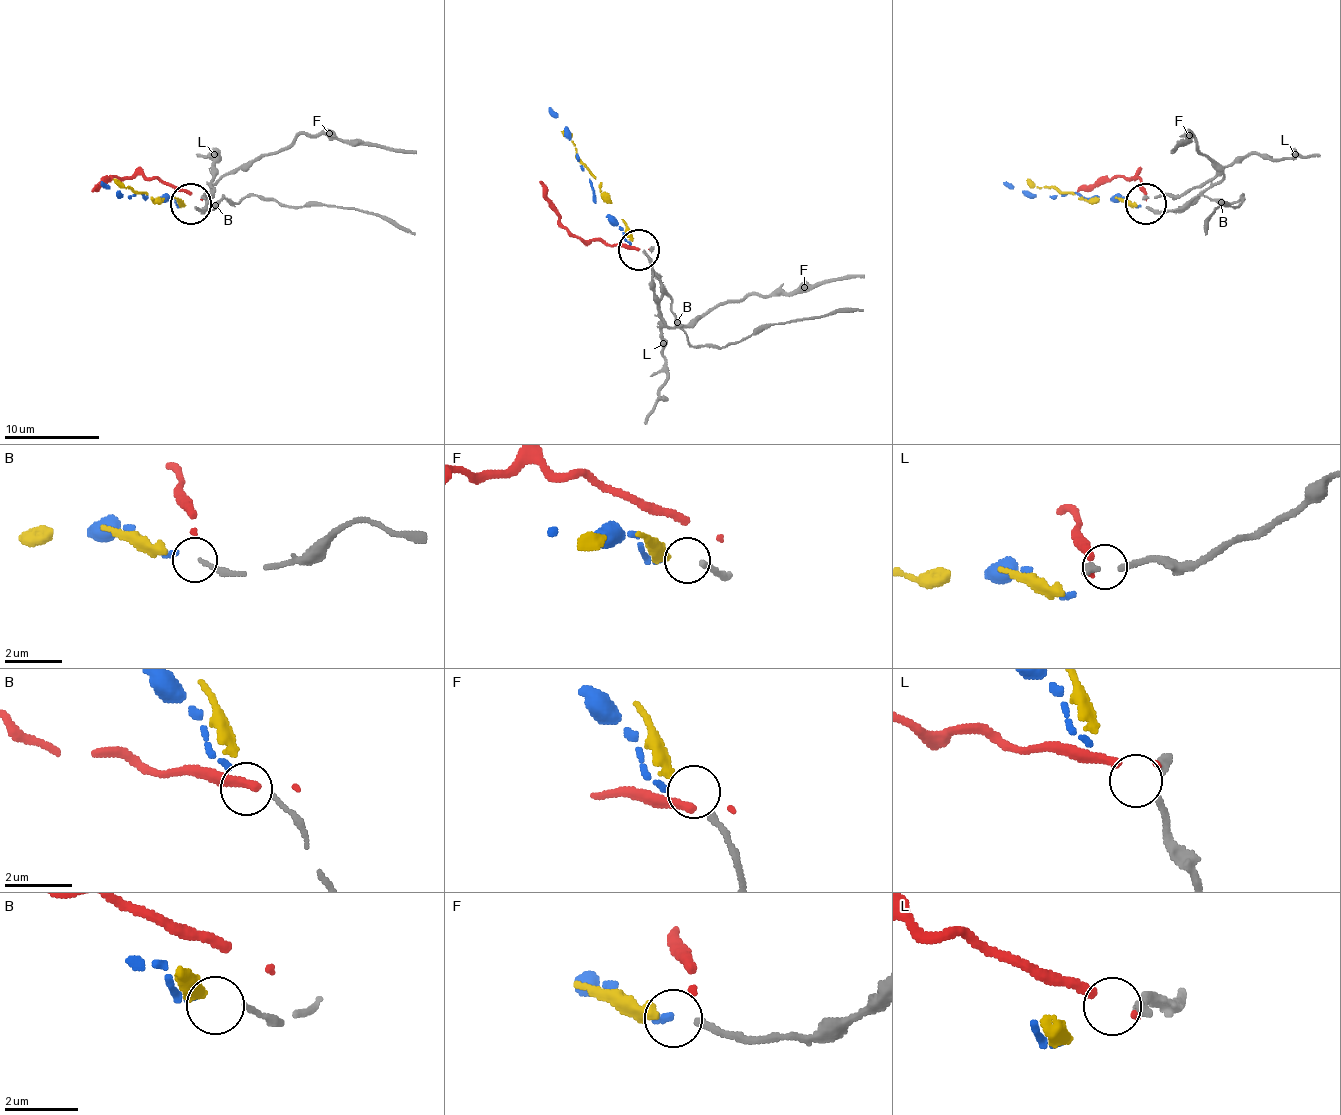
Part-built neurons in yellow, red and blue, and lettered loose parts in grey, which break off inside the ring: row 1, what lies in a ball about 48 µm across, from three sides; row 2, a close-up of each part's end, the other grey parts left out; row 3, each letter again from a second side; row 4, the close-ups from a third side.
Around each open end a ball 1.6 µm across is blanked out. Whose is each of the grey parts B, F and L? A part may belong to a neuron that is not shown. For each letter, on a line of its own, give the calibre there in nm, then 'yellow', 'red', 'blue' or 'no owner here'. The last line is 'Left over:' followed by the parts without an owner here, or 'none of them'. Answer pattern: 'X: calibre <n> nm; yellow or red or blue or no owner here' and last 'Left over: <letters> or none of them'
B: calibre 110 nm; blue
F: calibre 190 nm; yellow
L: calibre 240 nm; no owner here
Left over: L

